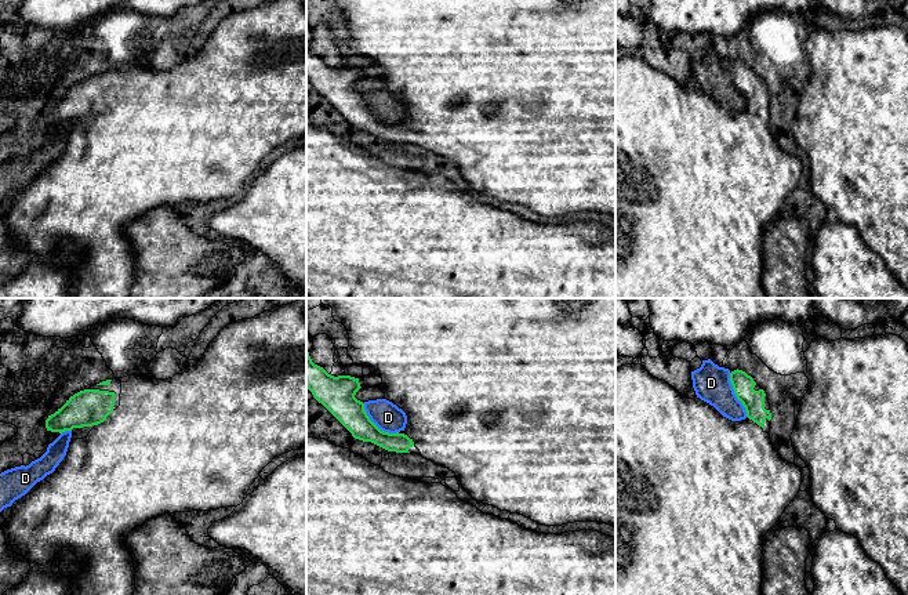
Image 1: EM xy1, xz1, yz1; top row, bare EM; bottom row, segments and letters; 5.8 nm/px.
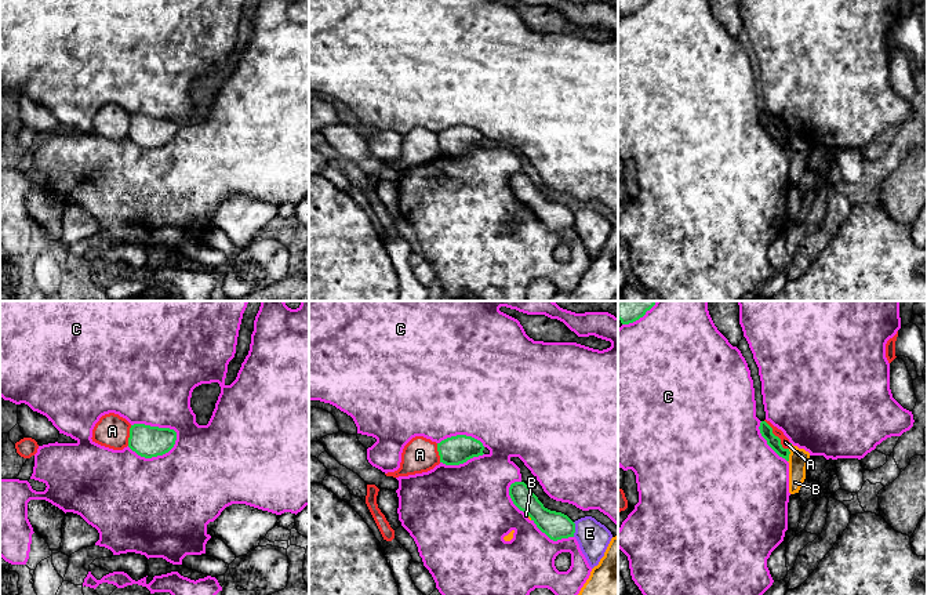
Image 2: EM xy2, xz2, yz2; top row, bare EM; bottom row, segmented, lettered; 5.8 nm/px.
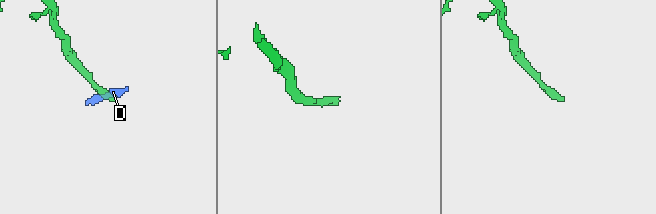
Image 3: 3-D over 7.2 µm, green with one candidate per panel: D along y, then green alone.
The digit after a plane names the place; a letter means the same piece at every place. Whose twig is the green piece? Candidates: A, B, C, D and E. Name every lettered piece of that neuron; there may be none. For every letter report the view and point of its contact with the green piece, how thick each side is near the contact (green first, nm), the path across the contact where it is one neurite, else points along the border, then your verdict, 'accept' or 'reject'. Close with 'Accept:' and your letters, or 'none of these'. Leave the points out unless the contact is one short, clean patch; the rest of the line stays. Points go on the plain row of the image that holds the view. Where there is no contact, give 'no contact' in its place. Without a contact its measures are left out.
A: contact yz2 (777, 127); calibres 80 and 50 nm; border yz2 (764, 111), (780, 130), (780, 134), (788, 140); reject
B: contact yz2 (789, 144); calibres 80 and 120 nm; reject
C: contact xy2 (156, 147); calibres 180 and 500 nm; reject
D: contact xz1 (376, 116); calibres 170 and 170 nm; reject
E: contact xz2 (574, 220); calibres 160 and 190 nm; reject
Accept: none of these

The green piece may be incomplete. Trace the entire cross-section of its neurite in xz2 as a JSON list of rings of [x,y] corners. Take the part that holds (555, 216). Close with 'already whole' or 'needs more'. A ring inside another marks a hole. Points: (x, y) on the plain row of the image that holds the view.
[[[524,173],[512,174],[509,186],[513,195],[528,206],[550,231],[574,228],[575,214],[567,206],[545,199]]] | already whole

